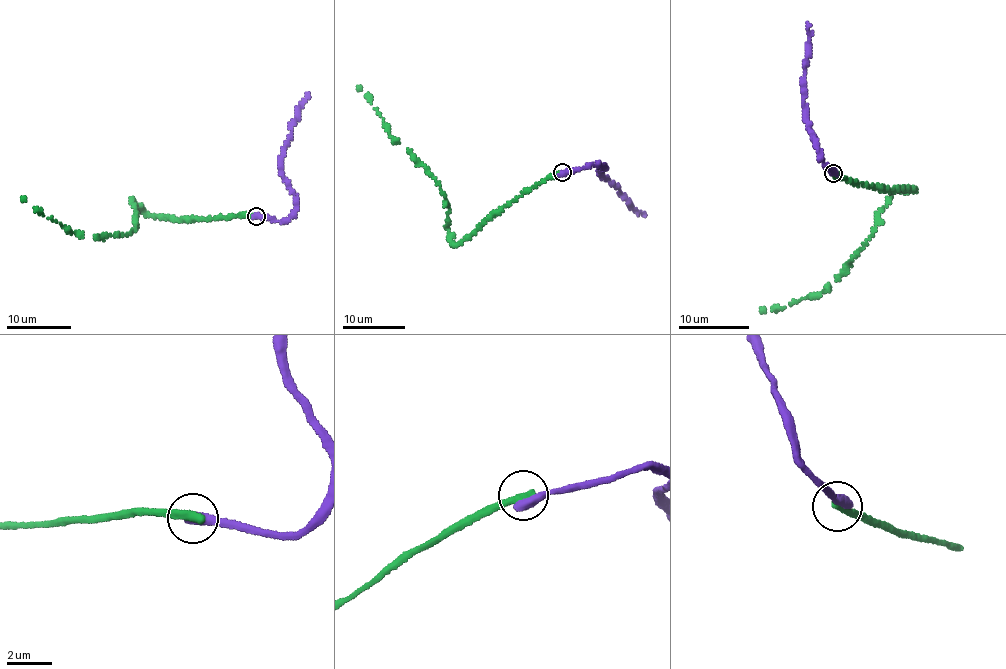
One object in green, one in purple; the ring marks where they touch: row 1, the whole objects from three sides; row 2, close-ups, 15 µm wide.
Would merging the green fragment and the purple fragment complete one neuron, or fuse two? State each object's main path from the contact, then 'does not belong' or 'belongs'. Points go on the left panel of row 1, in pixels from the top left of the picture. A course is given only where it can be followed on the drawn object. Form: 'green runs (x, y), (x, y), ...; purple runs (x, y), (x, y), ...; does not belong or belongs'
green runs (256, 216), (182, 220), (152, 216), (132, 200), (136, 214), (131, 232), (97, 237), (73, 232), (22, 198); purple runs (256, 216), (288, 220), (296, 205), (282, 171), (282, 154), (291, 135), (297, 107), (310, 94); does not belong

